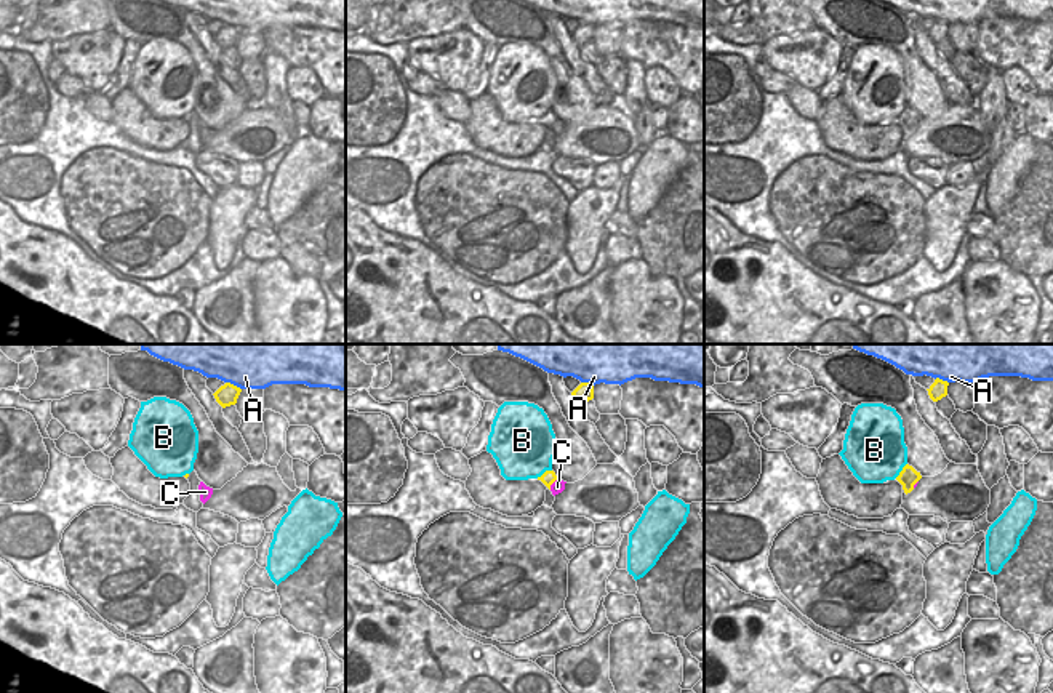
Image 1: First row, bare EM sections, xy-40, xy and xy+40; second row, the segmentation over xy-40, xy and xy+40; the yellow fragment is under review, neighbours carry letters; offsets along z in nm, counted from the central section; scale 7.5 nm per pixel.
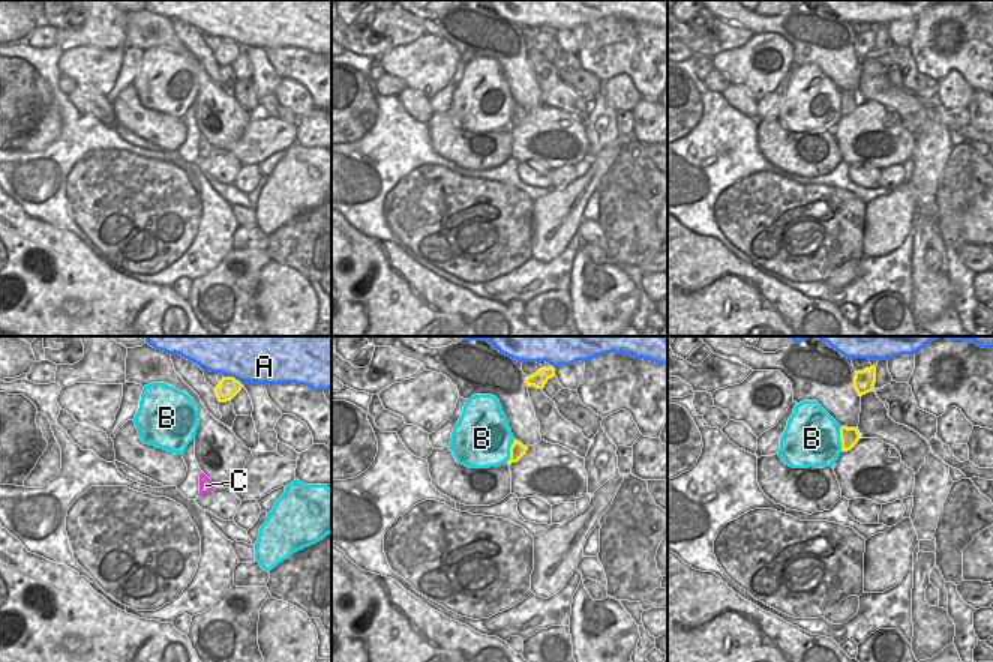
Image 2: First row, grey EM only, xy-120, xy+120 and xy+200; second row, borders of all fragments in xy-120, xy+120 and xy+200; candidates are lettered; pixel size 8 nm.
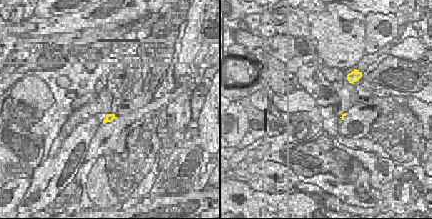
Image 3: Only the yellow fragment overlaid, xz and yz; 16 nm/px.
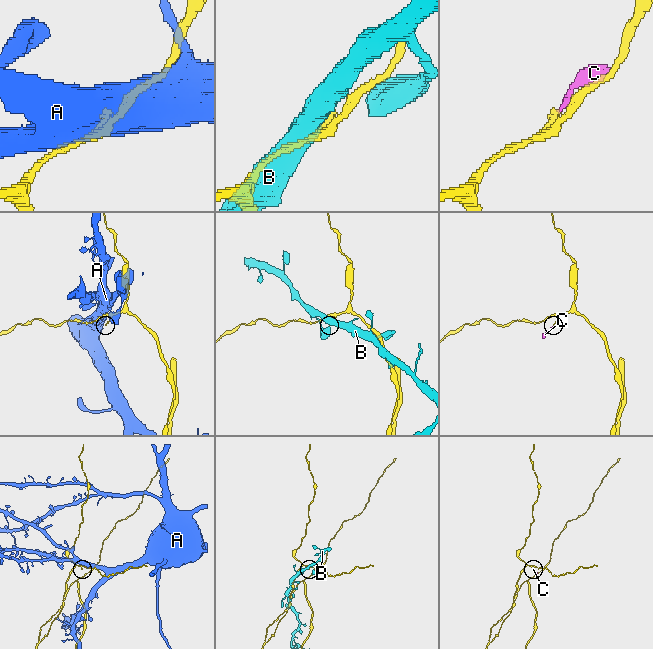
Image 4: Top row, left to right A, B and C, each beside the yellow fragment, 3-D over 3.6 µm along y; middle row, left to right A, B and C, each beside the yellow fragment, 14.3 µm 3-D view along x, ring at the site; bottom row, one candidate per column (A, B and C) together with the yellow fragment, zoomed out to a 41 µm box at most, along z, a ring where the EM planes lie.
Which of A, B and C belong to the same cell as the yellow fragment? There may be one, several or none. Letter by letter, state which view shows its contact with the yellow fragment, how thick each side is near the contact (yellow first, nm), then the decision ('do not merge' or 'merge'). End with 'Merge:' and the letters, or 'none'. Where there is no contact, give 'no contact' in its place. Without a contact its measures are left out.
A: contact in xy-40; calibres 160 and 240 nm; do not merge
B: contact in xy; calibres 100 and 480 nm; do not merge
C: contact in xy; calibres 100 and 100 nm; merge
Merge: C

